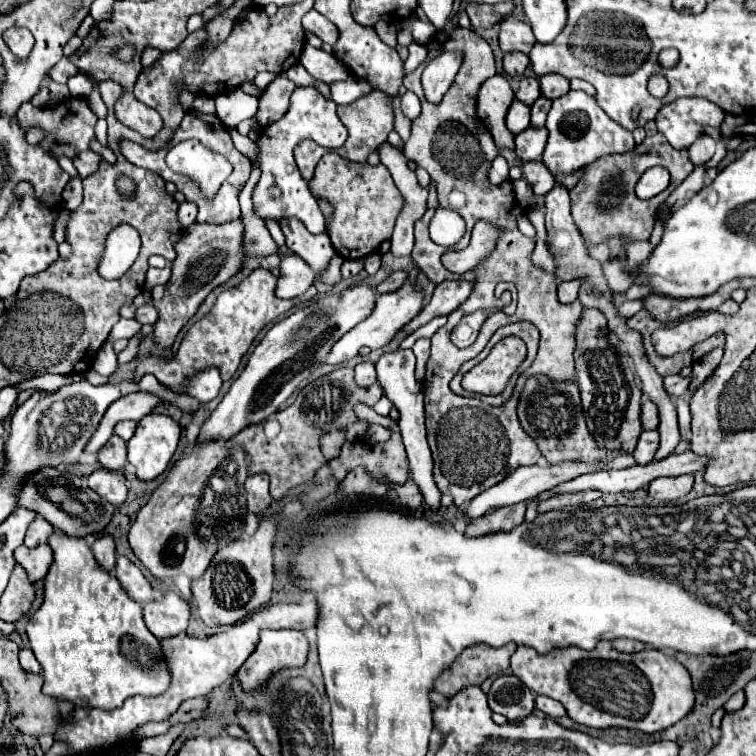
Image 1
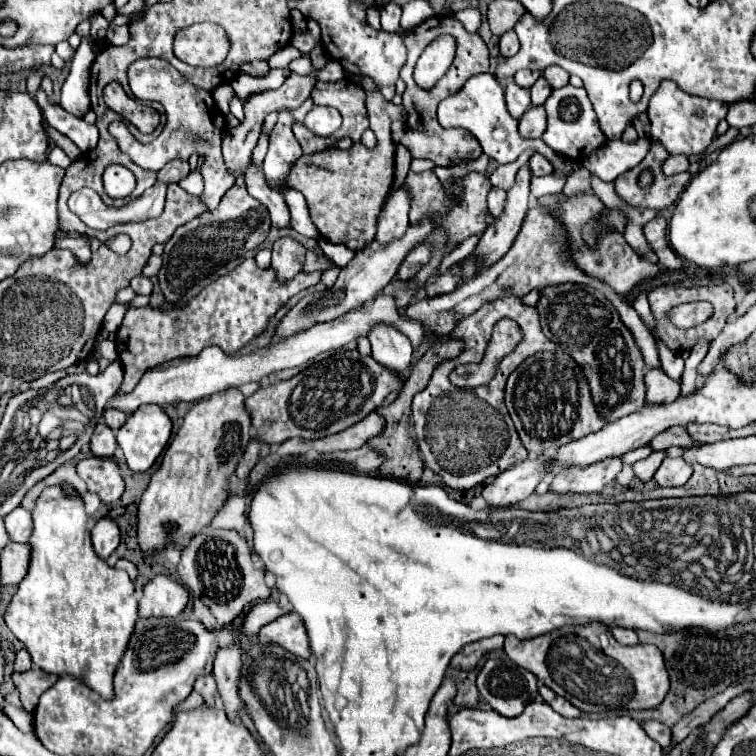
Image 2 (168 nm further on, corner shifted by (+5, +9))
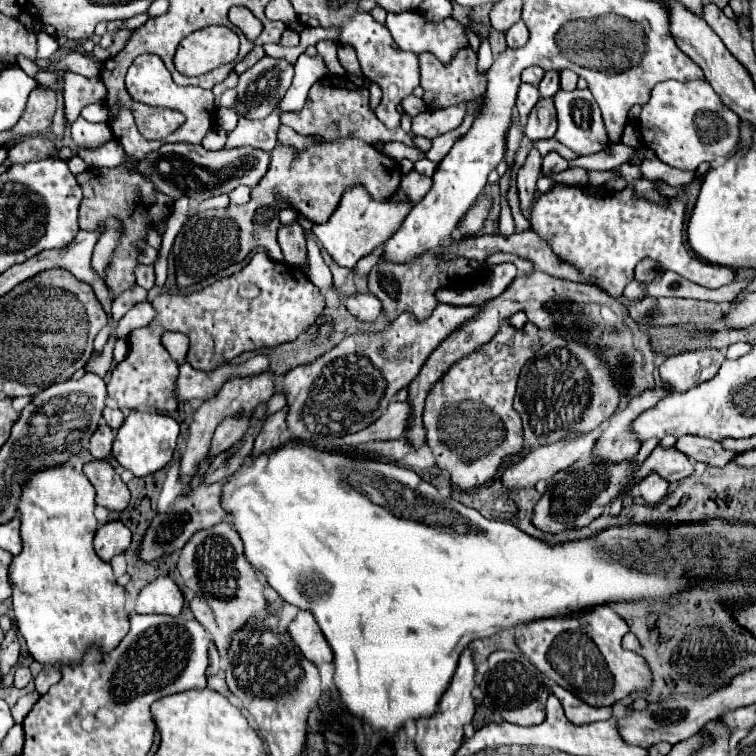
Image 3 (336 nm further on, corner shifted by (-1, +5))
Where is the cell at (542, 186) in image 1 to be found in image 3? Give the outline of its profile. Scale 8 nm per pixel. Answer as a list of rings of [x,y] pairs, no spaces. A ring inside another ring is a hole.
[[[549,152],[545,158],[543,158],[543,168],[541,172],[547,176],[547,174],[557,174],[557,172],[563,172],[567,168],[567,160],[561,158],[557,152]]]

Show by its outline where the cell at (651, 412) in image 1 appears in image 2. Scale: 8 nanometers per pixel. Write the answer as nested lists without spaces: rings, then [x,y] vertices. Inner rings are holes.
[[[649,368],[645,372],[645,384],[647,384],[647,402],[667,404],[677,400],[681,394],[681,380],[669,378],[663,368]]]

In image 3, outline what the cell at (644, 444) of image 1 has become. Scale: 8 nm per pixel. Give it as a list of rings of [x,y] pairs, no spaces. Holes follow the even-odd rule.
[[[681,436],[677,442],[675,442],[675,448],[679,452],[683,452],[685,456],[697,460],[697,462],[705,462],[709,466],[725,466],[727,462],[731,462],[731,458],[737,454],[737,452],[729,452],[729,450],[723,450],[719,442],[713,442],[713,440],[705,440],[705,438],[697,438],[697,436]]]

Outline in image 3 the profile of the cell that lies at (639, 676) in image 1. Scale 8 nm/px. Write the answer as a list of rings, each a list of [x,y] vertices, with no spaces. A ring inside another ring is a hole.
[[[609,608],[571,616],[569,620],[537,620],[537,624],[525,624],[525,628],[515,628],[515,642],[539,672],[595,708],[613,706],[627,696],[649,690],[653,684],[647,660],[637,652],[621,648],[621,618]]]

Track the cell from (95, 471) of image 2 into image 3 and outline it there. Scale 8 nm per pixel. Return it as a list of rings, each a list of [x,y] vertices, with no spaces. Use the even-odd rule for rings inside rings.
[[[93,460],[83,466],[83,472],[95,486],[95,492],[97,492],[95,502],[99,506],[105,506],[107,510],[117,510],[117,512],[127,508],[129,490],[109,462]]]

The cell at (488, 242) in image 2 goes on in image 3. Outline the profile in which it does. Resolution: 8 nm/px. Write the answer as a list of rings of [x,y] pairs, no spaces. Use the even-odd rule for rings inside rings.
[[[531,150],[523,168],[517,172],[517,192],[519,192],[519,208],[525,212],[531,208],[537,192],[537,180],[541,176],[541,156],[537,150]]]

